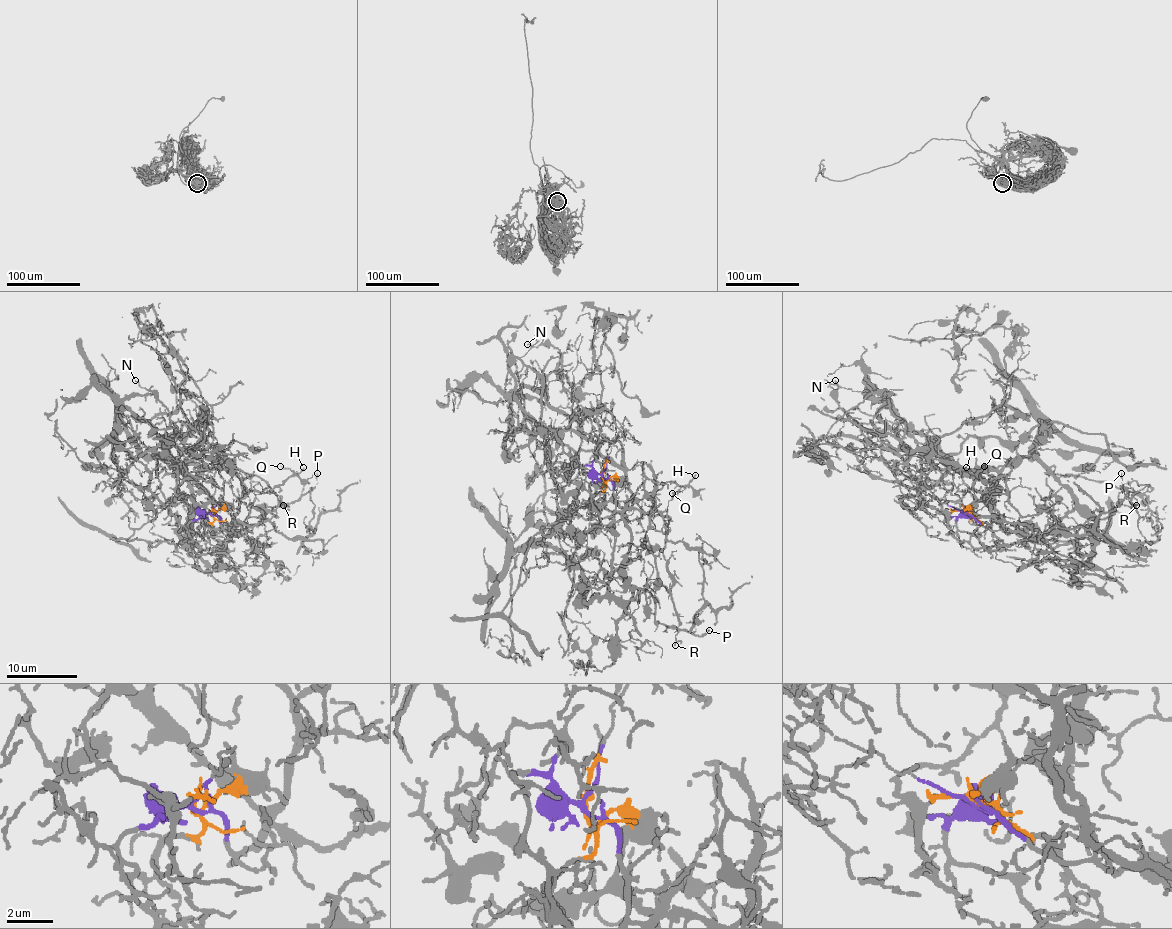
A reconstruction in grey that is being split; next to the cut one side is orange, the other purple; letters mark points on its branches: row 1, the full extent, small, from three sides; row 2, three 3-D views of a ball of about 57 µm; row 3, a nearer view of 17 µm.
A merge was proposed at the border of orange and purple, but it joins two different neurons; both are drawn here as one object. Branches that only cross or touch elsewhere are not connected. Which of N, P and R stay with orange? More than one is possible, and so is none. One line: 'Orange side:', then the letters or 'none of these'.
Orange side: N

